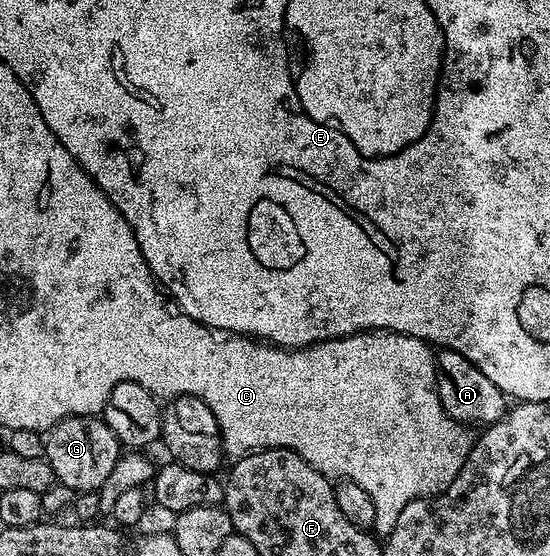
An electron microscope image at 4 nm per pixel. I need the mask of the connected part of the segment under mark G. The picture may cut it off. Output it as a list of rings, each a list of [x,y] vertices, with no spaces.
[[[68,416],[45,433],[46,455],[55,481],[79,492],[98,492],[120,455],[116,434],[98,416]]]

